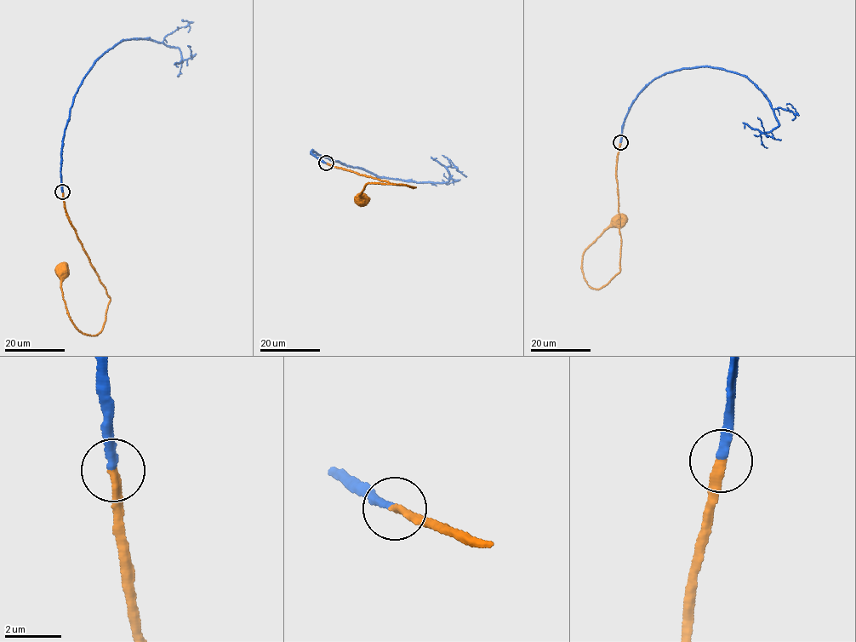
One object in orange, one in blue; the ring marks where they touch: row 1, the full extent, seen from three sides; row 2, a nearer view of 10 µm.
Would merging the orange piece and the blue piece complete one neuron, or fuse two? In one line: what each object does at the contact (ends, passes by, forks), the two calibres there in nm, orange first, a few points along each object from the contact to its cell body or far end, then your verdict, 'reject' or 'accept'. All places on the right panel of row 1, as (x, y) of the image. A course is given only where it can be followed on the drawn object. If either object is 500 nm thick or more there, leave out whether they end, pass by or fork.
orange ends; blue ends; calibres 280 and 280 nm; course orange (620, 142), (616, 172), (619, 272), (607, 283), (590, 287), (581, 269), (584, 252), (619, 219); course blue (620, 142), (628, 108), (645, 85), (697, 66), (751, 82), (778, 126), (761, 133), (757, 117); accept

